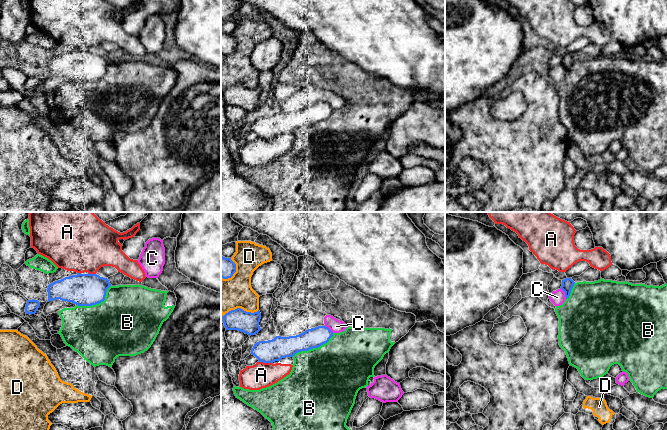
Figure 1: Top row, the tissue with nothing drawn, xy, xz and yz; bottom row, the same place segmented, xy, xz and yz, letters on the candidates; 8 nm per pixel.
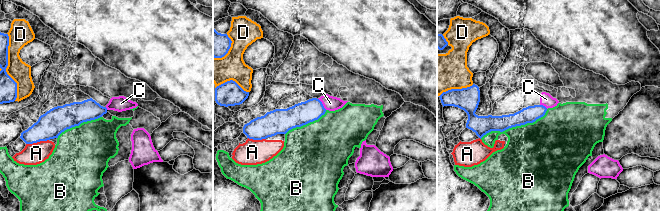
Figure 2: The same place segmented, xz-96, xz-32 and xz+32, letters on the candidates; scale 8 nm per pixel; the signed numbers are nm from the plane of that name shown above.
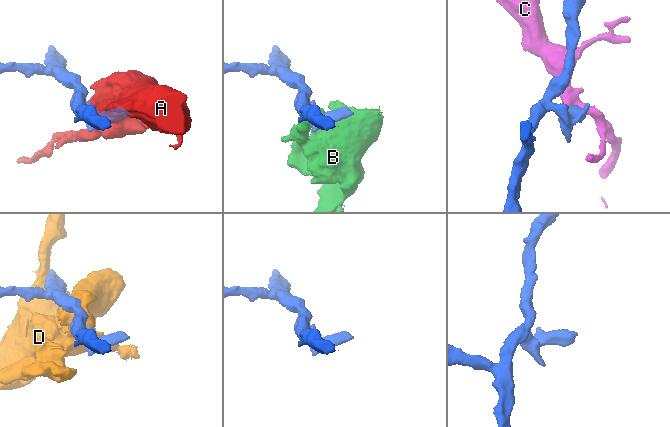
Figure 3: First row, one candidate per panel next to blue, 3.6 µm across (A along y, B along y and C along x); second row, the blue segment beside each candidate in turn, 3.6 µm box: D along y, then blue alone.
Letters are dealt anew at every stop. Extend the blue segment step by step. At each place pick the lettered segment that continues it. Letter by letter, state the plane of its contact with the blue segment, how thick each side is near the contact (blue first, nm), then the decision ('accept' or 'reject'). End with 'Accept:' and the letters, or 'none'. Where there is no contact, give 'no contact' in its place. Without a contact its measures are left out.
A: contact in xz; calibres 180 and 200 nm; reject
B: contact in xz; calibres 170 and 480 nm; reject
C: contact in yz; calibres 100 and 120 nm; reject
D: contact in xz; calibres 170 and 280 nm; reject
Accept: none

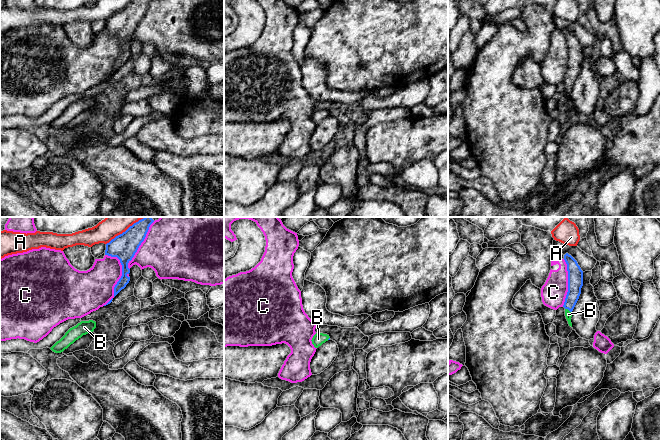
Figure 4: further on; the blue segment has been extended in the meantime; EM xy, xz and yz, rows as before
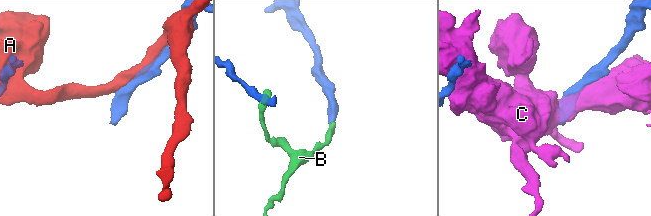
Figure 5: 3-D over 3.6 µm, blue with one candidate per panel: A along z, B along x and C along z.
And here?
A: contact in xy; calibres 200 and 160 nm; reject
B: contact in yz; calibres 130 and 60 nm; accept
C: contact in xy; calibres 200 and 320 nm; reject
Accept: B

